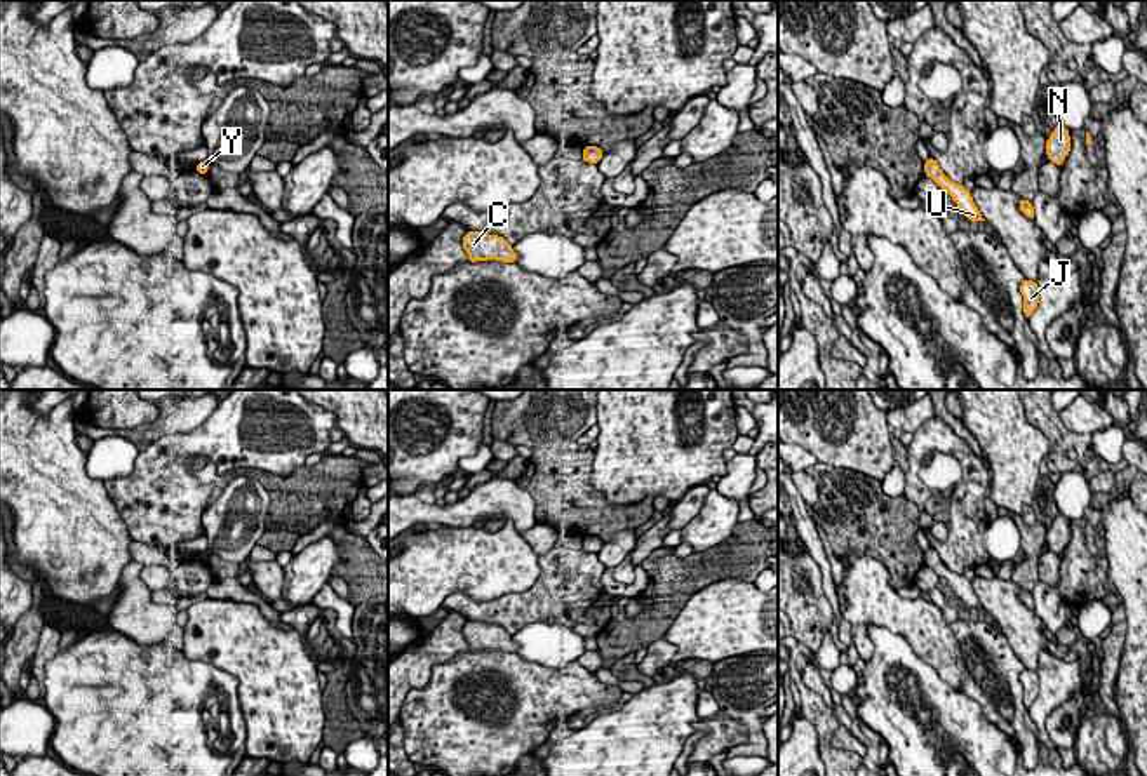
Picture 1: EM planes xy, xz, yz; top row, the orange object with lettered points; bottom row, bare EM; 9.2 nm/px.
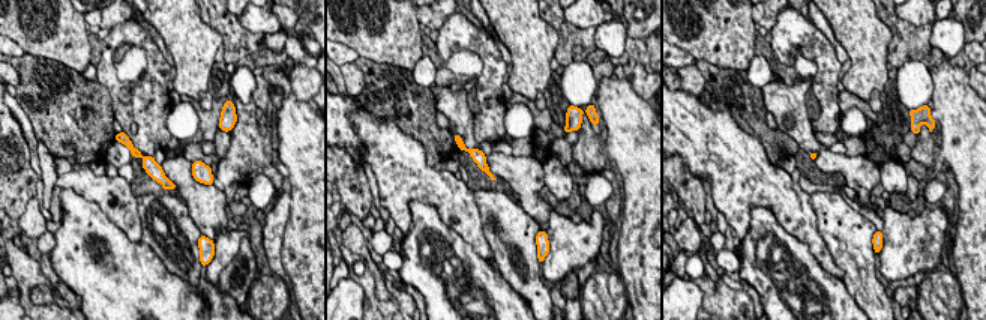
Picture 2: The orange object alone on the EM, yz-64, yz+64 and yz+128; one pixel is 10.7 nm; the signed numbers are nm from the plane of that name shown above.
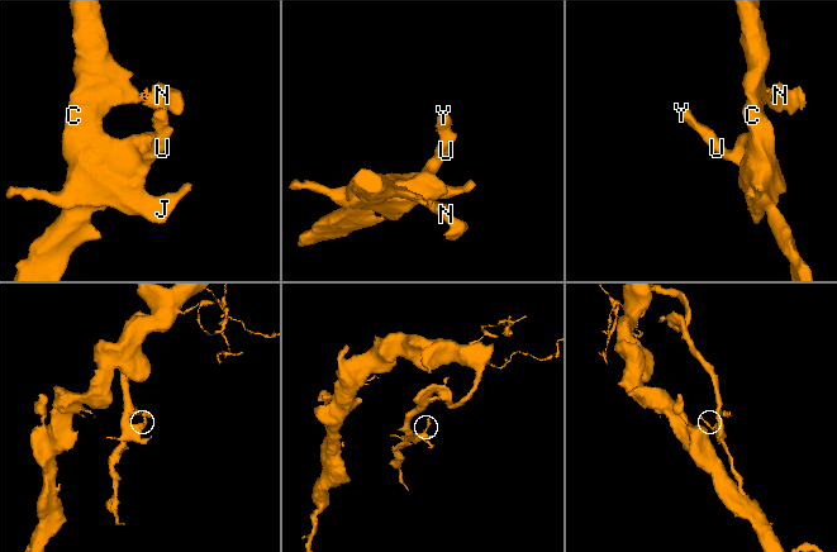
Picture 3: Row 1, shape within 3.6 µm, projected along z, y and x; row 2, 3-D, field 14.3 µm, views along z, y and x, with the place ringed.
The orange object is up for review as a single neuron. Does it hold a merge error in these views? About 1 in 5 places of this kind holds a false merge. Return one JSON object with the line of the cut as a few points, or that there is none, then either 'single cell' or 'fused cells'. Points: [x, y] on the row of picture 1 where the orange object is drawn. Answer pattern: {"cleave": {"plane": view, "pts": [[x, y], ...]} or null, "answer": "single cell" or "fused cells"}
{"cleave": null, "answer": "single cell"}

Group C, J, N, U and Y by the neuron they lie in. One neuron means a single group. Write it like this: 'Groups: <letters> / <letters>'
Groups: C J N U Y

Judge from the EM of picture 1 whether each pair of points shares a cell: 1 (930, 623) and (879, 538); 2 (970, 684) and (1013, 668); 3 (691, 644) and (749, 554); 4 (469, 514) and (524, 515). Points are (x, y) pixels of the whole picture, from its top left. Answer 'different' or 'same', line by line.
1: different
2: same
3: different
4: same

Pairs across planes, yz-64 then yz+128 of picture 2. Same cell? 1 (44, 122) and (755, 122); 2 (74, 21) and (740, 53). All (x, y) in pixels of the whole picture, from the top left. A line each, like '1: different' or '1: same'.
1: same
2: same

